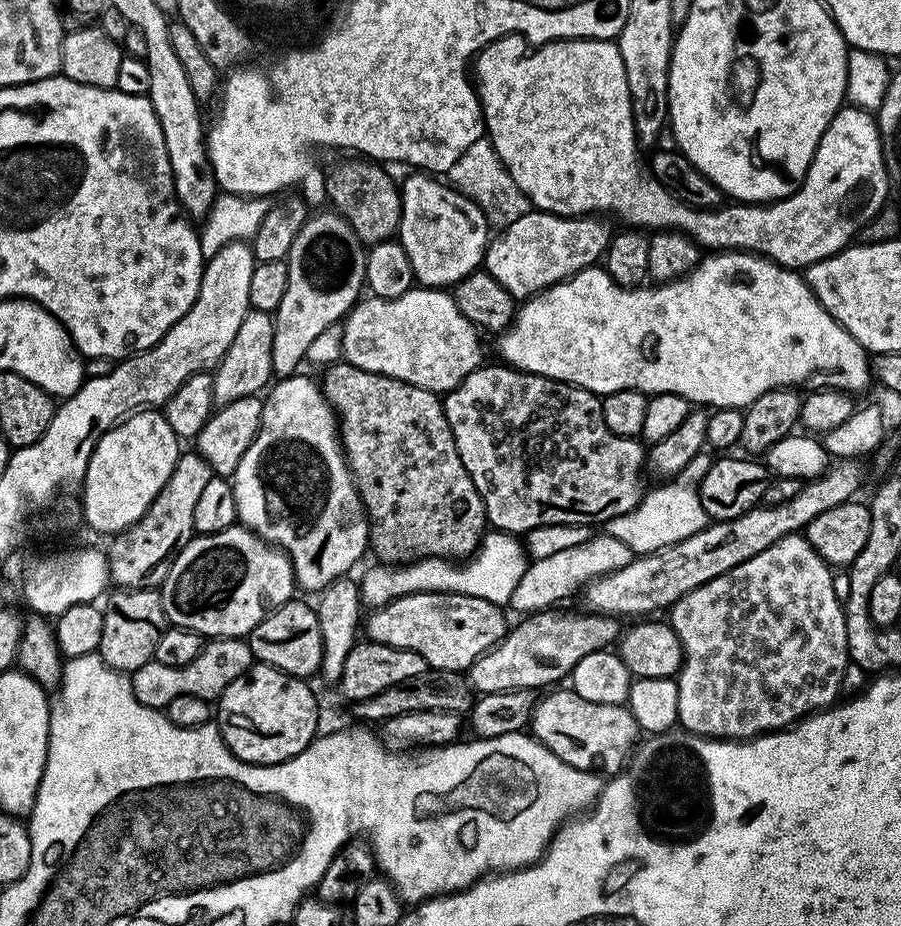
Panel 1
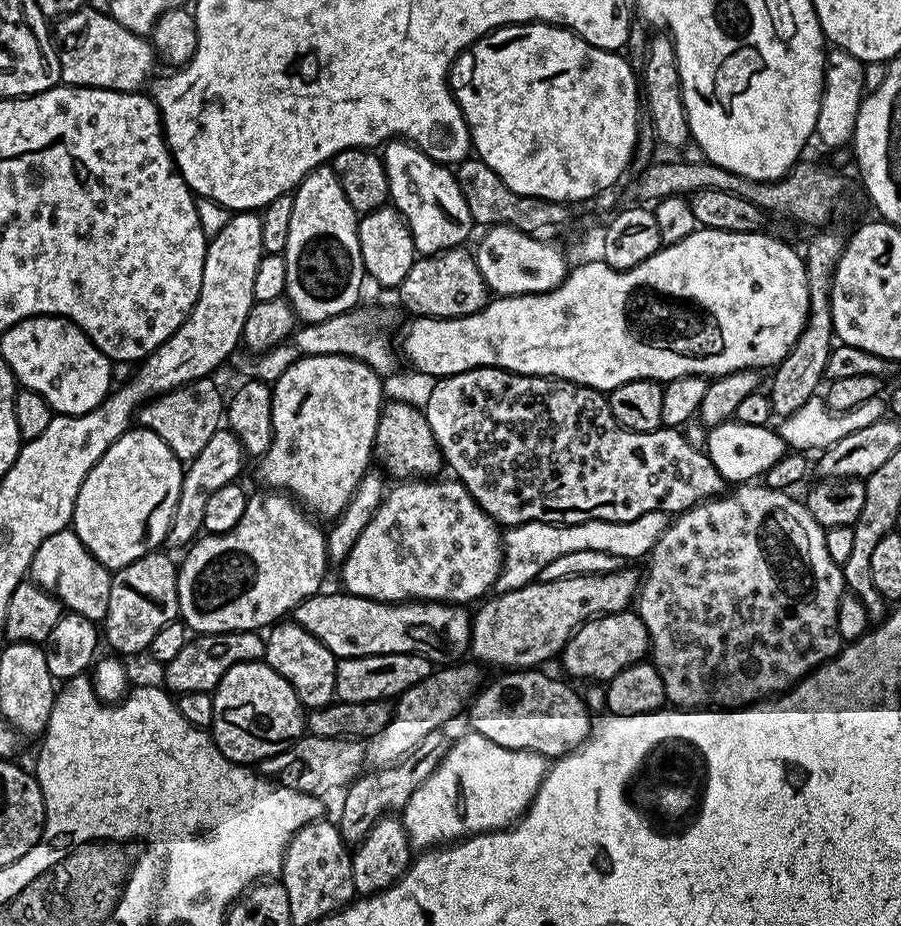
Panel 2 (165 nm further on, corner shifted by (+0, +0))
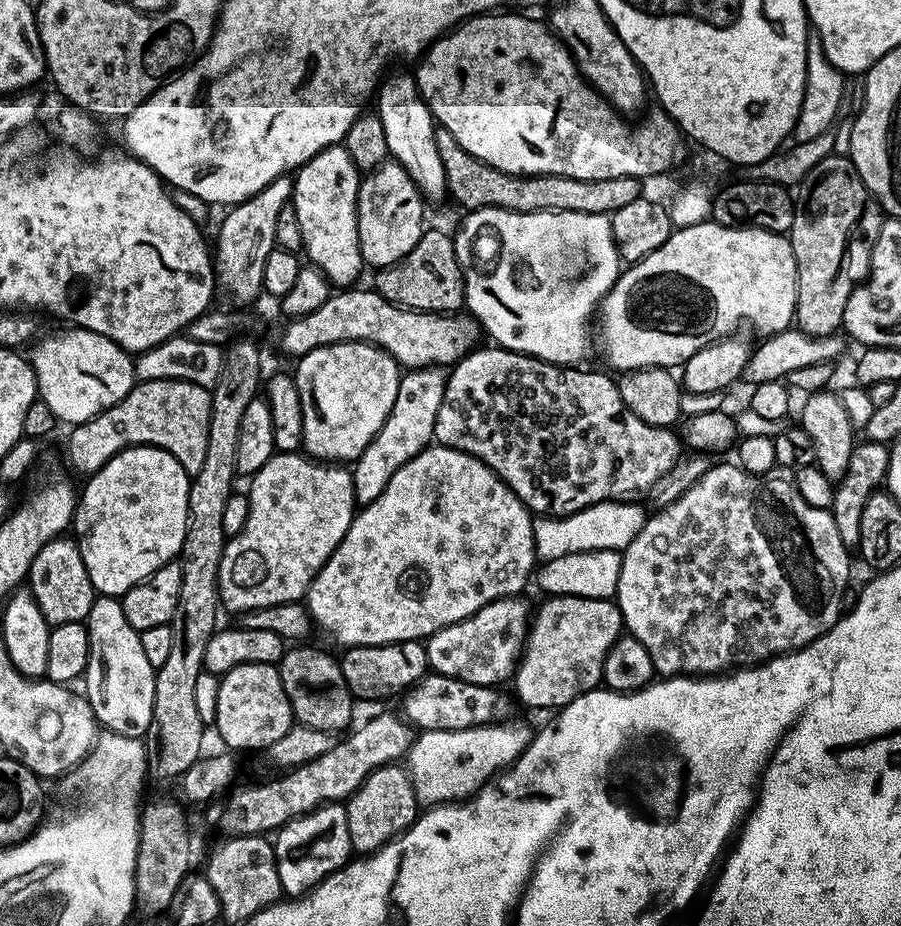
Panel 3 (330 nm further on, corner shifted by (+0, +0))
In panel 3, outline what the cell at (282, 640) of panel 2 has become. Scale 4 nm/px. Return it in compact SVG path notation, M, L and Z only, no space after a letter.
M304 646L289 647L278 665L280 681L286 690L295 723L314 726L314 730L323 732L343 733L353 723L354 697L346 686L346 678L342 678L340 661L335 655L332 657L320 648L300 647Z

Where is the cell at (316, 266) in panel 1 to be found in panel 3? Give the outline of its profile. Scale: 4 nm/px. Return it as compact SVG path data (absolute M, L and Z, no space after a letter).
M342 146L323 148L295 173L292 182L291 204L298 210L302 222L303 255L307 263L317 268L333 286L352 286L357 283L360 268L365 262L360 256L356 199L362 173L354 166L350 154Z

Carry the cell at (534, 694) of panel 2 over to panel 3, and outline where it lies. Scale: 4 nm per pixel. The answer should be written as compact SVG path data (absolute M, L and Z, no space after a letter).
M426 674L417 684L403 693L402 716L413 729L420 732L453 732L467 728L483 728L485 724L499 724L513 715L511 695L503 696L501 689L487 684L471 684L458 678Z

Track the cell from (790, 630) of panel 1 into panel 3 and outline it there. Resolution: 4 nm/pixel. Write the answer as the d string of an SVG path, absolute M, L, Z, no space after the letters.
M736 462L731 464L716 464L713 468L708 468L673 504L665 506L661 512L656 512L647 517L645 524L641 528L641 532L630 542L628 548L622 552L622 570L618 574L618 586L614 603L620 608L620 613L624 619L624 627L627 635L632 636L638 642L642 642L642 646L646 646L646 654L650 654L650 662L654 666L654 670L661 677L670 676L714 676L717 674L727 673L729 670L735 669L737 666L751 666L753 664L762 664L765 660L771 660L773 656L783 656L785 652L796 652L800 648L806 647L810 642L817 640L822 634L826 634L826 630L830 630L837 622L840 621L842 615L842 607L840 608L840 599L844 596L844 587L848 584L848 556L850 549L842 542L842 538L838 538L838 526L834 522L831 511L827 507L815 508L810 501L804 500L804 496L787 480L784 476L776 476L772 472L766 473L748 473Z

